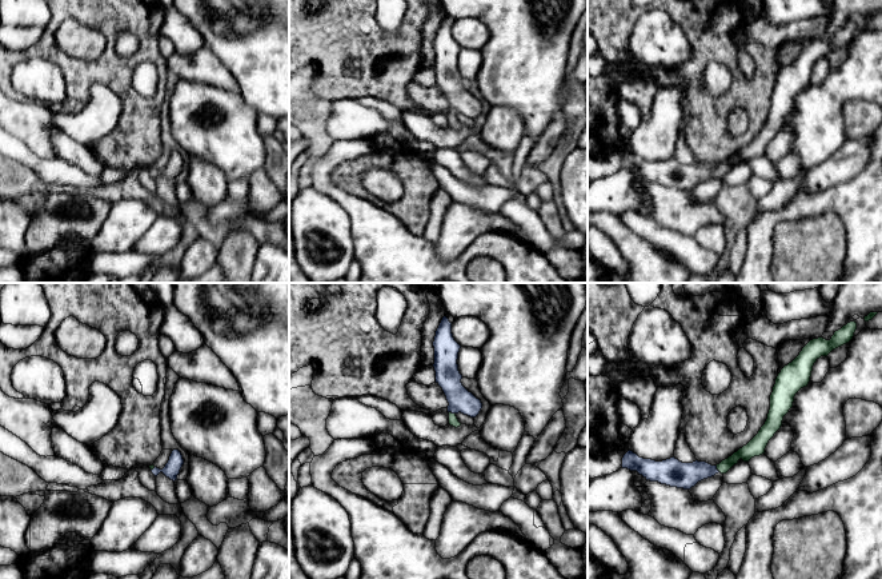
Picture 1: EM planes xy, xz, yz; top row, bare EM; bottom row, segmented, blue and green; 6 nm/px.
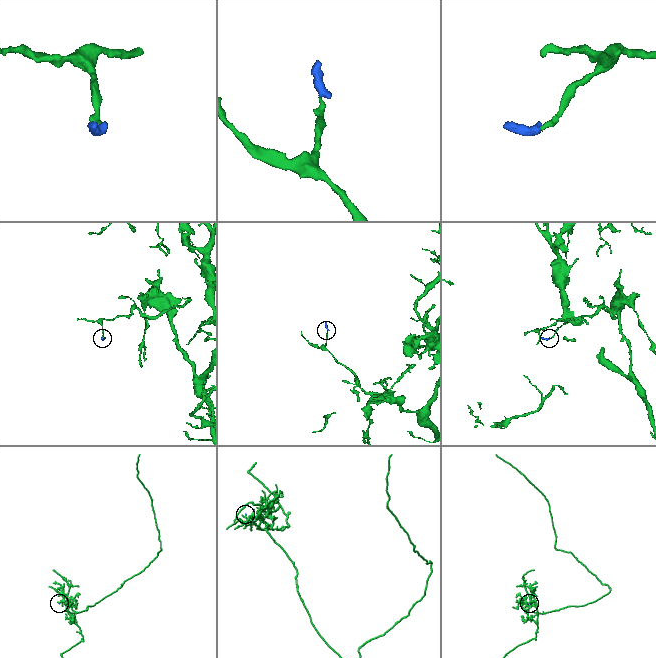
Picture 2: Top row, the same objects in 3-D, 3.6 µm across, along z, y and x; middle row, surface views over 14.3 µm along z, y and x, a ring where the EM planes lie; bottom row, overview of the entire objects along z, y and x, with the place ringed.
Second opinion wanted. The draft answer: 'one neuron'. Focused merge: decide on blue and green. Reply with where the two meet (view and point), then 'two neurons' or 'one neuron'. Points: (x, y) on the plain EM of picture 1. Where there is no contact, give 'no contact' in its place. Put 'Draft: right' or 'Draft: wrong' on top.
Draft: right
xz (452, 114) | one neuron

